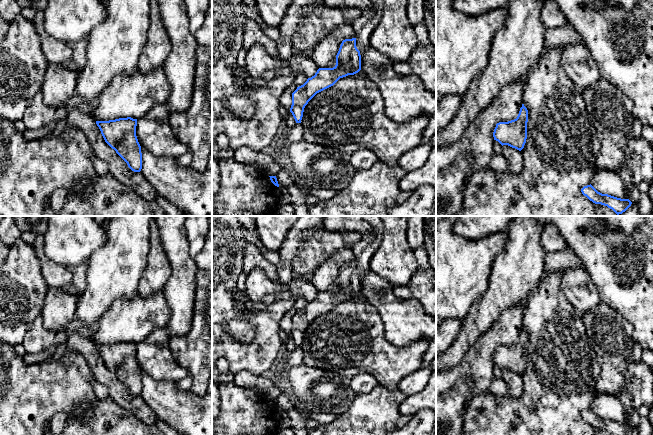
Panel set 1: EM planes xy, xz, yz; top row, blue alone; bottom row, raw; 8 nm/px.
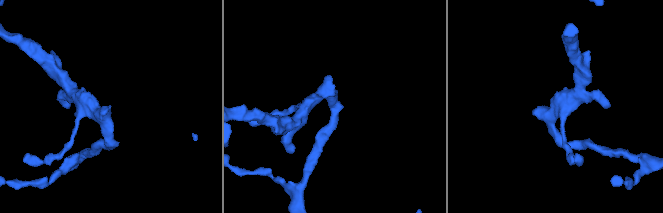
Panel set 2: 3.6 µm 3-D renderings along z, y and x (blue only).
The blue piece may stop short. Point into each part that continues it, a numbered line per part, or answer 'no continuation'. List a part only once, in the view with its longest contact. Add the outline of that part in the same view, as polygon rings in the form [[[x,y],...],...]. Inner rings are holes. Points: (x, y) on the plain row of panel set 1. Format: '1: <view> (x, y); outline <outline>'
1: xz (363, 250); outline [[[380,216],[362,217],[370,224],[374,234],[363,235],[358,242],[350,247],[356,259],[356,271],[358,274],[370,271],[370,260],[379,247],[384,231],[384,224]]]

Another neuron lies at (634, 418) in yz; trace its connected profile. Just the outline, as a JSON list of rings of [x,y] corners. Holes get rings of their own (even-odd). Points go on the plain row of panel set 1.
[[[636,409],[631,410],[629,416],[629,424],[632,427],[638,427],[640,424],[641,417]]]

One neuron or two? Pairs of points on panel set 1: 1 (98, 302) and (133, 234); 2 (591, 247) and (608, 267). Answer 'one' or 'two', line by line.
1: one
2: one

